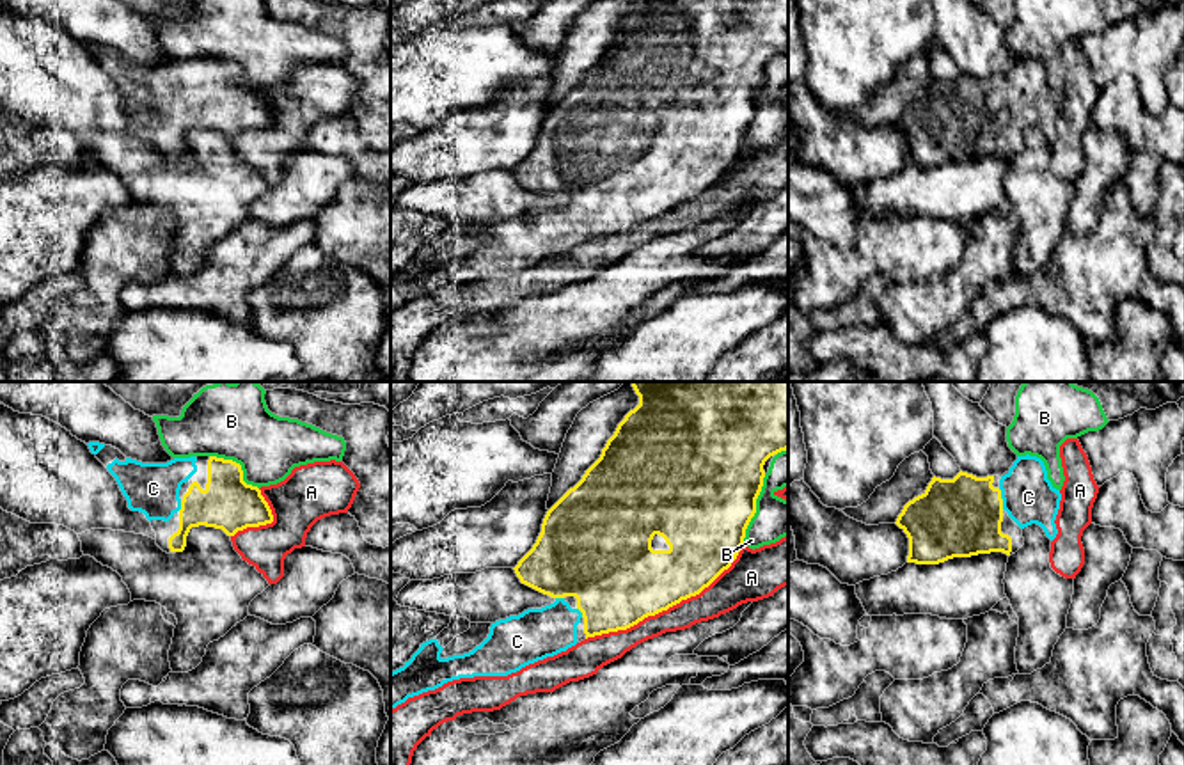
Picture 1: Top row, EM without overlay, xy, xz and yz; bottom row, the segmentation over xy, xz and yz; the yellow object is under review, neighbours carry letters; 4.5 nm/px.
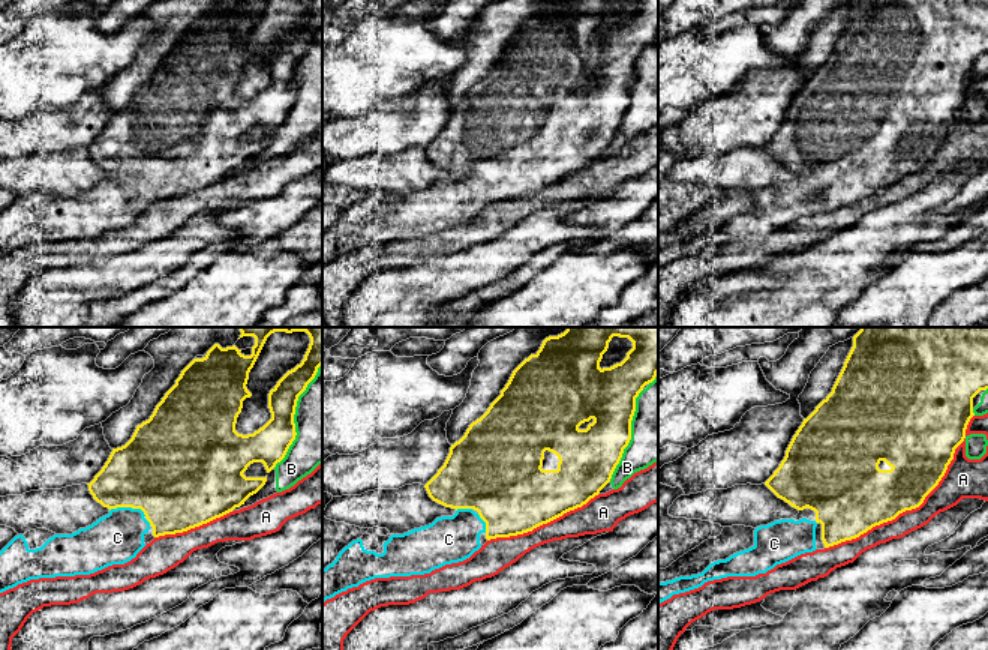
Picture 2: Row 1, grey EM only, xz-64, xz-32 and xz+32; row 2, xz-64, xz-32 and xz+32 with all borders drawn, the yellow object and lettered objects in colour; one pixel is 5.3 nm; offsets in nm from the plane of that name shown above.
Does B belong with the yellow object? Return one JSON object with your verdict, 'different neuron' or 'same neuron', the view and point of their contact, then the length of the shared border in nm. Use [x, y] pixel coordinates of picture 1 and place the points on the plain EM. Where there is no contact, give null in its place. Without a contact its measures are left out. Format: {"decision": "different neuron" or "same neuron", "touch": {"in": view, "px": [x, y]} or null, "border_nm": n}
{"decision": "different neuron", "touch": {"in": "xz", "px": [755, 112]}, "border_nm": 340}

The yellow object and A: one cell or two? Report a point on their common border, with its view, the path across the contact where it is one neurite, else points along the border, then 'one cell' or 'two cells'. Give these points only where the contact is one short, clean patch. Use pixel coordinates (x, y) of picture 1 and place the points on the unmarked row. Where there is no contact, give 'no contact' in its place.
meets yellow in xz at (668, 210); two cells

